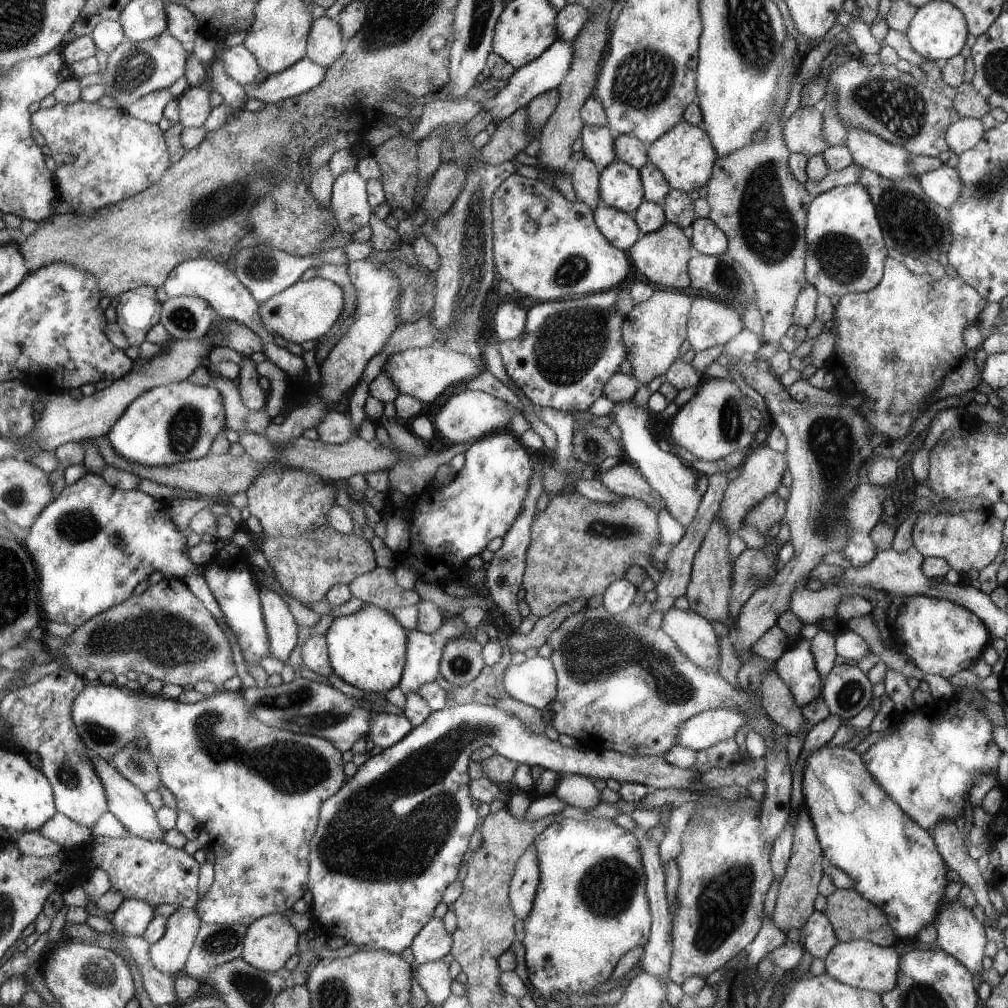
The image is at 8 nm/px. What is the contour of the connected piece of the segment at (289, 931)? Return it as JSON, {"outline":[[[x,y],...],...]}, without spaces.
{"outline":[[[266,915],[247,926],[241,957],[254,968],[278,972],[298,952],[298,936],[286,916]]]}

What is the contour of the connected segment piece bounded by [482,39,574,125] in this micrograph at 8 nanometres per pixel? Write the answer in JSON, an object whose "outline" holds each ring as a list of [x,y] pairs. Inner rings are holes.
{"outline":[[[556,39],[556,42],[544,51],[544,54],[515,69],[515,73],[507,80],[506,86],[500,88],[496,96],[482,102],[482,111],[489,113],[492,117],[491,122],[497,125],[521,108],[527,108],[530,101],[538,94],[558,88],[560,82],[564,80],[564,76],[568,74],[572,60],[574,60],[574,41],[562,42]]]}

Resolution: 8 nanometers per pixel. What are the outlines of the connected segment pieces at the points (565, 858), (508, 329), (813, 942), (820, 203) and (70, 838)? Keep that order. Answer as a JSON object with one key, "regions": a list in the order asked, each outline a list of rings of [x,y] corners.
{"regions":[[[[572,818],[559,819],[556,822],[548,825],[536,838],[534,838],[533,845],[536,846],[536,860],[539,866],[539,885],[534,896],[534,904],[532,910],[524,922],[524,938],[522,944],[526,948],[527,970],[529,972],[528,980],[530,984],[540,992],[543,996],[543,1002],[551,999],[554,992],[564,992],[567,994],[580,994],[594,992],[600,984],[608,982],[616,962],[620,960],[622,954],[634,949],[636,947],[644,948],[648,942],[648,936],[651,933],[652,914],[648,910],[648,896],[647,896],[647,871],[644,870],[643,855],[640,854],[640,842],[630,830],[626,830],[613,819],[592,818],[592,820],[578,821]]],[[[504,300],[494,312],[492,334],[498,341],[516,340],[524,334],[526,326],[527,303],[516,300]]],[[[816,910],[811,914],[810,920],[801,929],[804,937],[804,948],[814,958],[825,959],[830,950],[839,943],[834,928],[822,911]]],[[[859,182],[814,197],[807,210],[807,283],[828,298],[875,289],[884,278],[888,248],[876,206]]],[[[58,812],[48,822],[44,822],[44,826],[36,830],[36,834],[42,834],[44,838],[60,844],[62,849],[83,846],[84,842],[94,837],[91,828],[86,828]]]]}

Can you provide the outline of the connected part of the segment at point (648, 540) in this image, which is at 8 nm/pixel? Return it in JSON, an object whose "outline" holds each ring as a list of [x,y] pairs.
{"outline":[[[564,492],[559,493],[556,496],[550,497],[547,507],[540,511],[537,510],[536,516],[534,516],[534,522],[530,526],[530,544],[528,544],[525,560],[525,571],[523,574],[522,588],[525,590],[524,599],[528,604],[531,612],[537,619],[542,618],[543,616],[548,616],[554,610],[557,610],[558,607],[567,604],[571,600],[574,601],[578,598],[584,598],[589,600],[593,596],[604,594],[604,591],[608,586],[614,584],[616,581],[624,579],[626,572],[630,566],[635,564],[633,560],[633,555],[635,552],[640,554],[645,554],[651,556],[656,547],[660,543],[660,530],[658,524],[658,510],[654,510],[652,506],[648,506],[646,502],[642,500],[636,500],[634,496],[622,496],[620,502],[616,504],[604,504],[604,502],[594,502],[594,500],[588,500],[586,496],[582,496],[579,492]]]}

